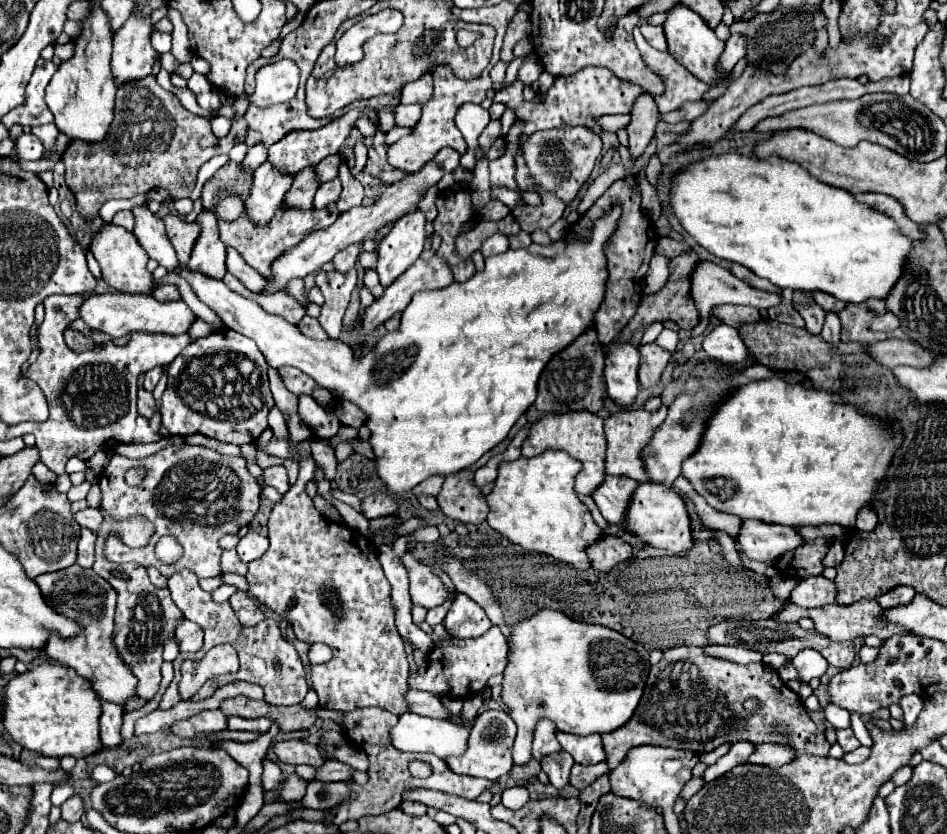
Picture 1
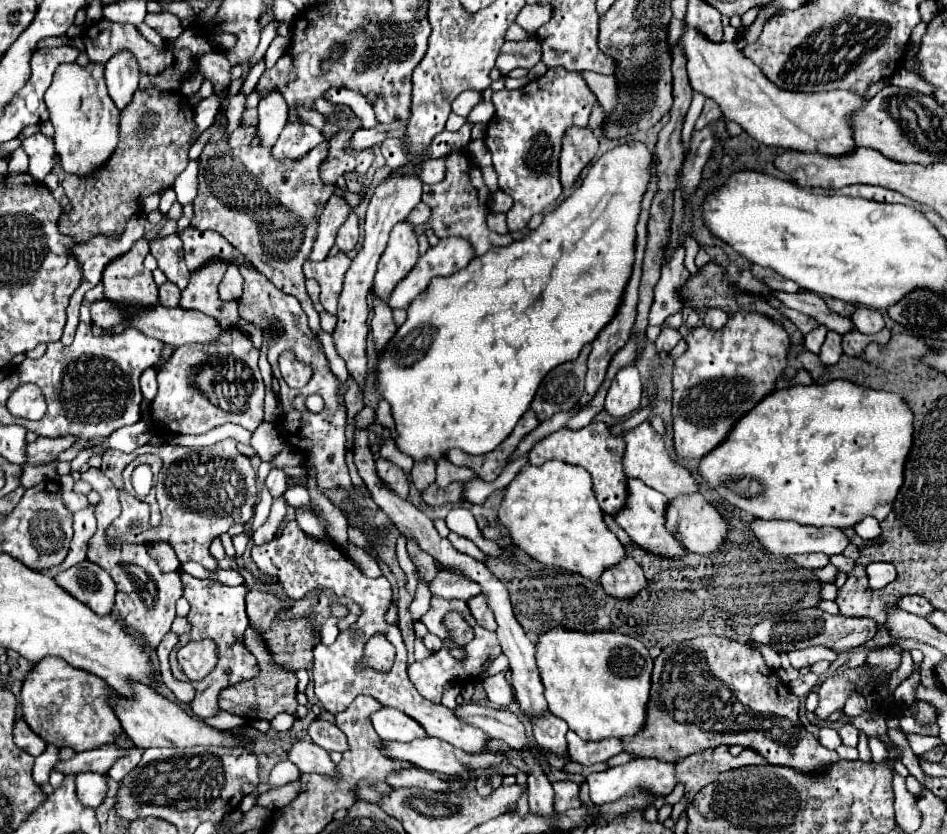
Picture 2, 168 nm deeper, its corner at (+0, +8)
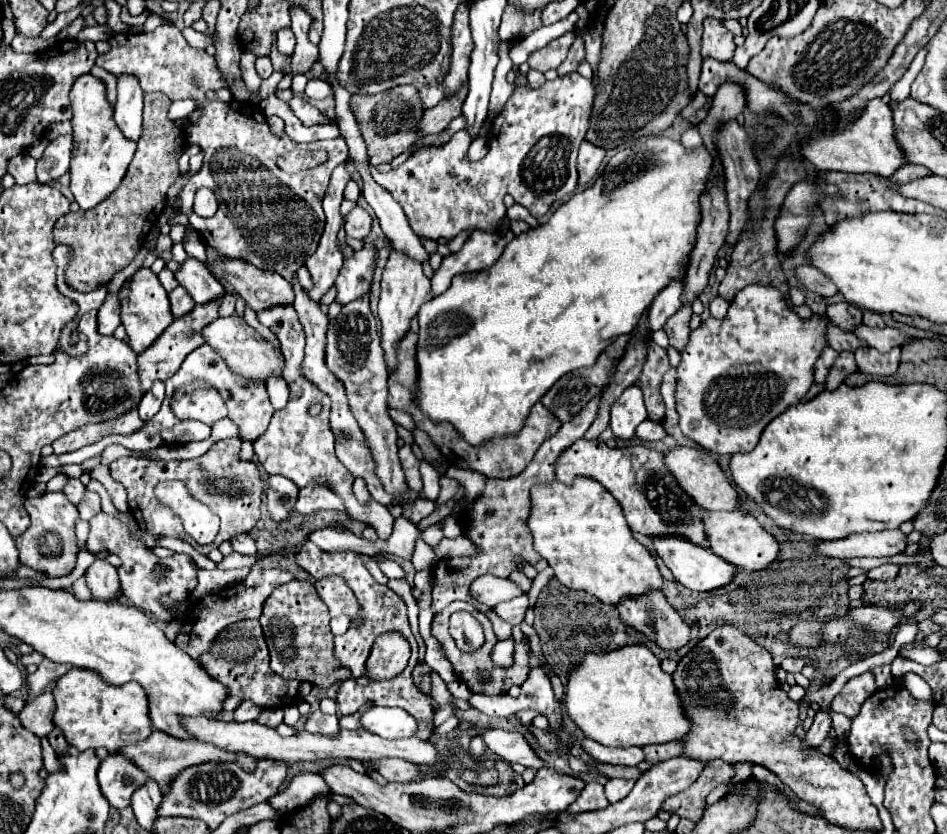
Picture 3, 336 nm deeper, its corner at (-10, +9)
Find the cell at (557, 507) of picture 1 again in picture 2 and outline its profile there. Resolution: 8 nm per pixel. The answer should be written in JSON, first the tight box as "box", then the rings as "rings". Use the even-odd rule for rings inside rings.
{"box":[497,459,625,581],"rings":[[[551,459],[541,467],[525,463],[515,479],[505,487],[501,507],[497,511],[513,543],[537,561],[577,571],[591,581],[599,581],[607,567],[613,567],[625,557],[619,539],[603,523],[601,507],[591,491],[591,475],[583,467]]]}

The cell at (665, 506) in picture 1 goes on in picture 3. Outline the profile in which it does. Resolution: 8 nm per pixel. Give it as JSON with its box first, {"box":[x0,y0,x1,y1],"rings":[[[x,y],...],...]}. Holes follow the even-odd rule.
{"box":[703,510,779,572],"rings":[[[739,510],[733,512],[703,512],[705,518],[705,532],[707,540],[711,544],[711,550],[727,558],[727,562],[733,562],[735,566],[757,572],[763,568],[769,568],[779,554],[779,542],[775,536],[771,536],[751,514],[743,514]]]}

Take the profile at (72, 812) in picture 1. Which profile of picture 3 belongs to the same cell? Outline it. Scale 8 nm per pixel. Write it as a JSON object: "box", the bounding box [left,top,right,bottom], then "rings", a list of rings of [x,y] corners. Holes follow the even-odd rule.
{"box":[97,754,149,810],"rings":[[[109,754],[109,758],[101,762],[97,778],[103,796],[115,810],[131,806],[131,794],[149,780],[147,772],[135,768],[123,754]]]}

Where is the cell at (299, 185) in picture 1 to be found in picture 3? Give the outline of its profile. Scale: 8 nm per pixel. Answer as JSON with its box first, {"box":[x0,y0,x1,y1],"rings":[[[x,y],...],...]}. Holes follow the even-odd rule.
{"box":[351,86,423,166],"rings":[[[395,86],[375,96],[353,96],[351,110],[357,116],[361,134],[367,142],[371,166],[389,164],[395,156],[403,154],[411,146],[415,146],[421,136],[417,134],[415,126],[419,126],[419,118],[423,118],[423,106],[419,98],[419,90],[415,86]]]}

